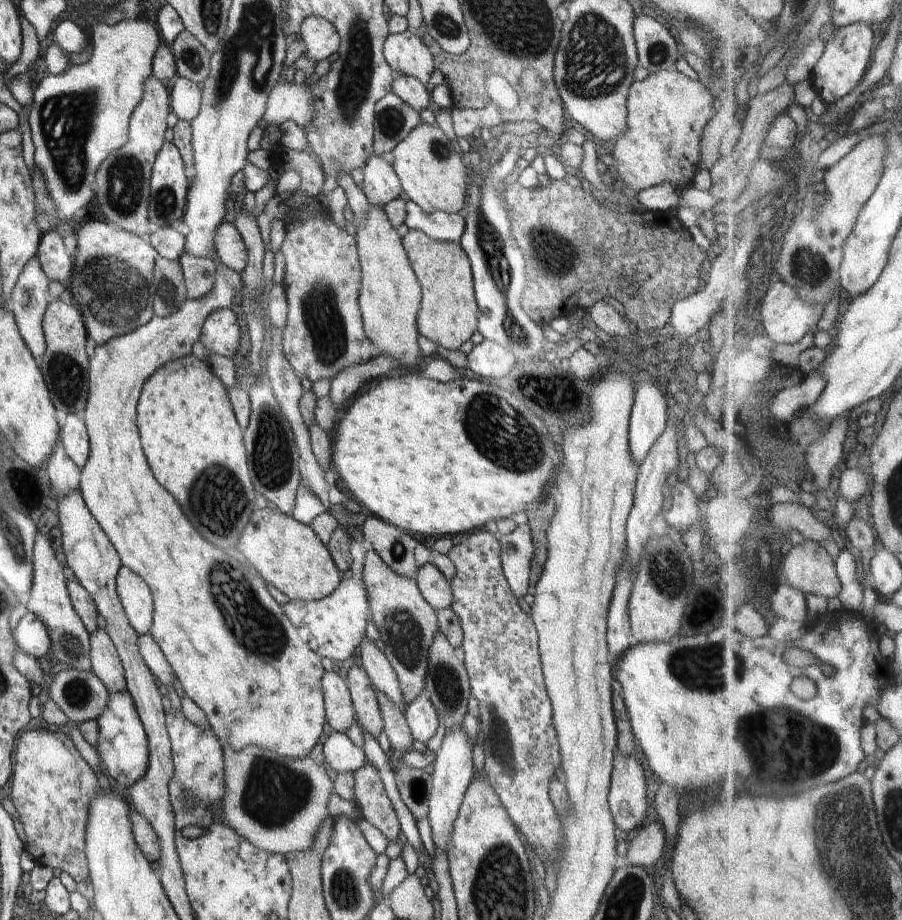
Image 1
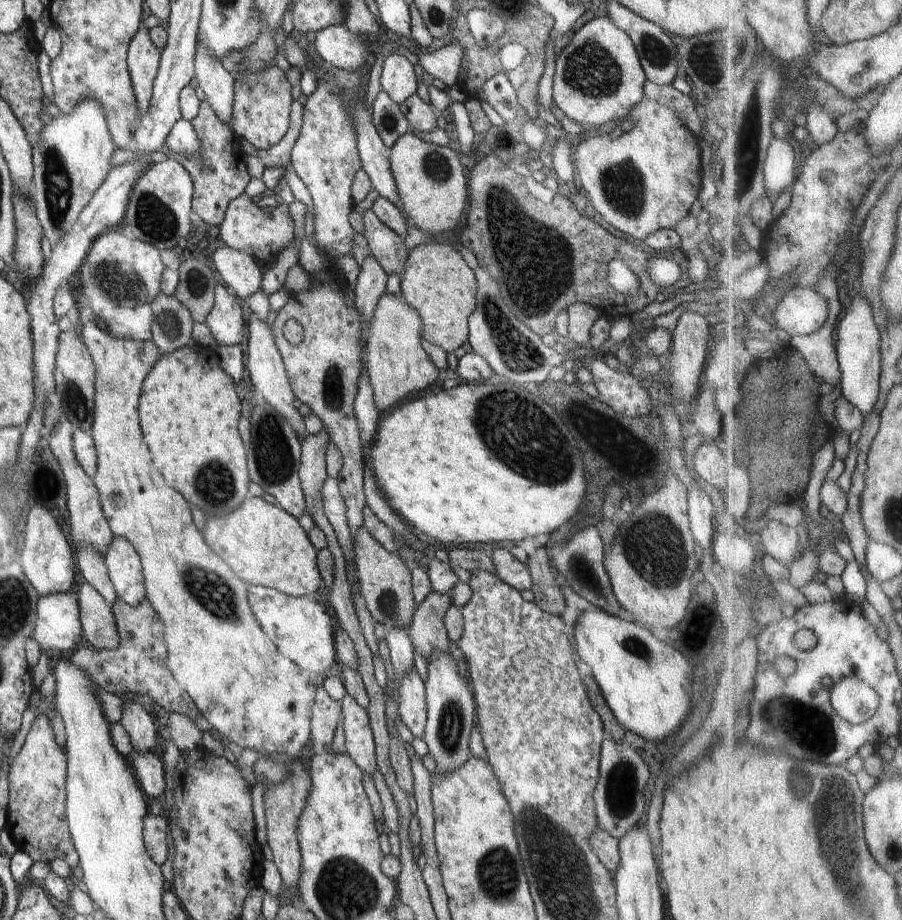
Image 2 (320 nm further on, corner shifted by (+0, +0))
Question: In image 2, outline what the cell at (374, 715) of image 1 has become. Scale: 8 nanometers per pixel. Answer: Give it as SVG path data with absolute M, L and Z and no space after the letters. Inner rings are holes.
M348 694L340 703L345 732L345 753L366 776L373 778L378 767L373 732L365 706L359 705L354 697Z

